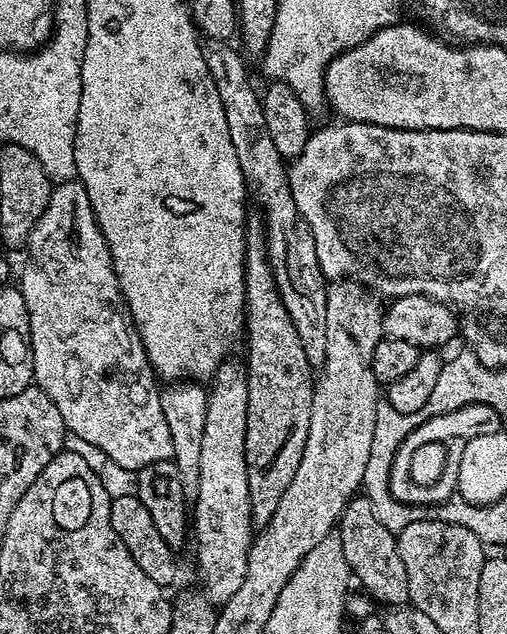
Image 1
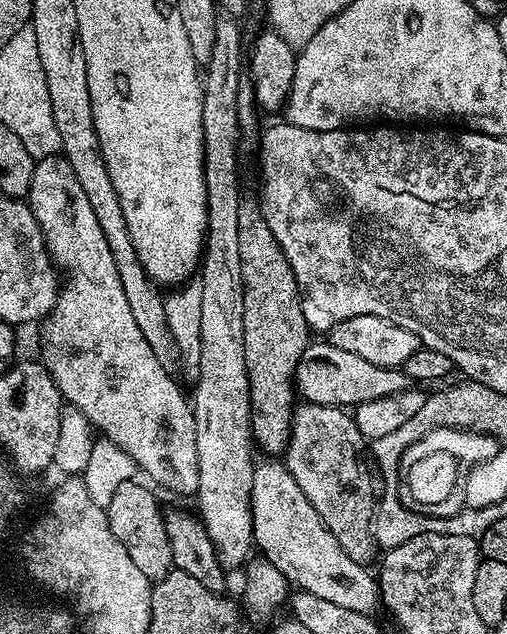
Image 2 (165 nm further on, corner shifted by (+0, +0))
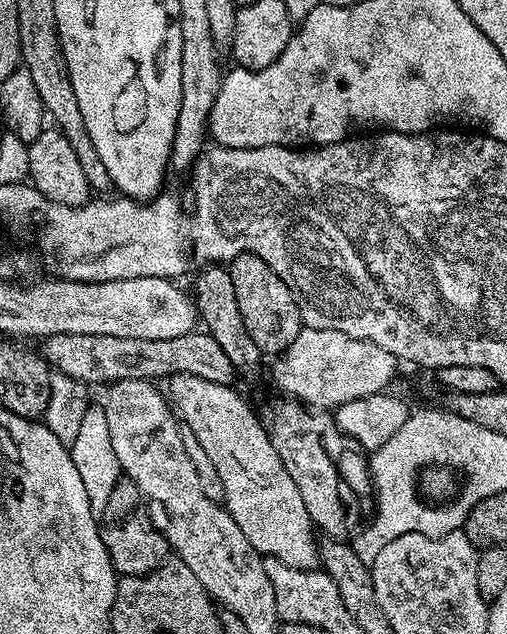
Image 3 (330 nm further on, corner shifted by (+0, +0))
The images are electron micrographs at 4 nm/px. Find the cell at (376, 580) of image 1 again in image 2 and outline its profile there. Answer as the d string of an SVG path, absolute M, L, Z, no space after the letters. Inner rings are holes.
M300 402L292 413L292 433L282 463L302 486L302 494L310 498L310 506L318 510L318 518L338 538L338 546L354 558L354 562L372 566L378 560L378 545L373 532L373 517L378 496L372 493L372 476L360 461L356 449L356 421L343 407Z

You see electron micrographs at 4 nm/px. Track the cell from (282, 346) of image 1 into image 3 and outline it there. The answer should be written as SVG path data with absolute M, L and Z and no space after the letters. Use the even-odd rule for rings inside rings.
M249 252L235 256L227 269L234 282L234 295L246 321L246 330L250 330L250 338L254 338L254 346L258 346L263 354L279 354L287 350L290 342L298 338L302 327L300 307L290 286L286 286L286 282L282 282L282 278L262 262L262 258Z

